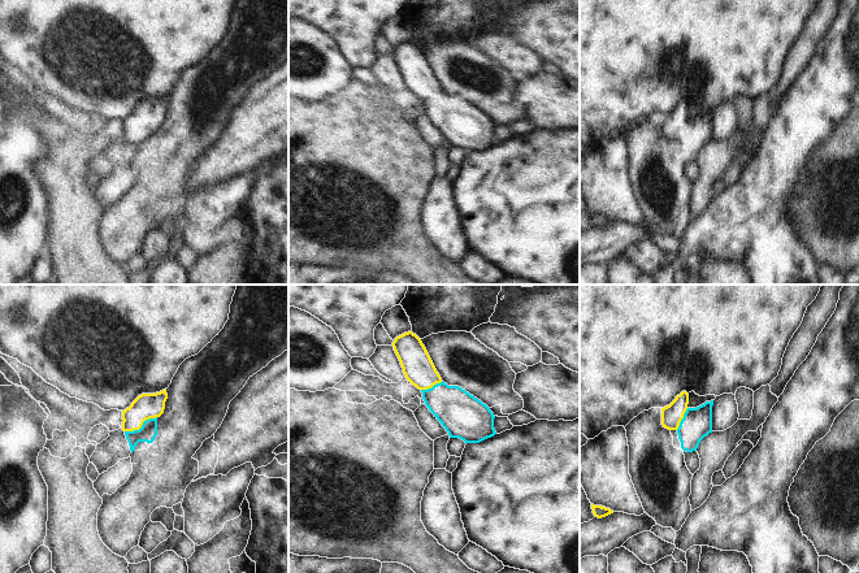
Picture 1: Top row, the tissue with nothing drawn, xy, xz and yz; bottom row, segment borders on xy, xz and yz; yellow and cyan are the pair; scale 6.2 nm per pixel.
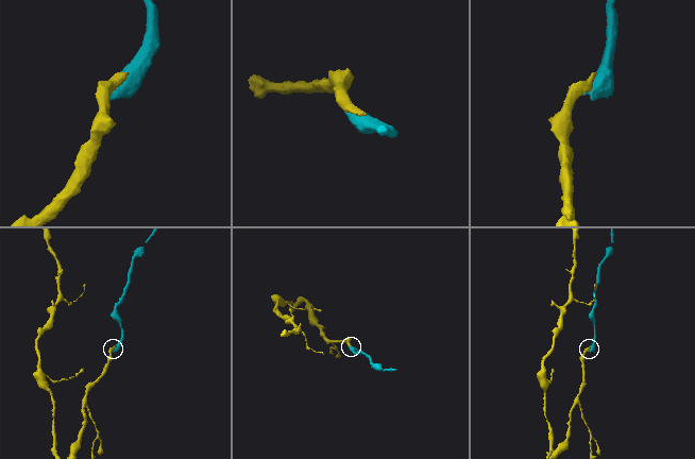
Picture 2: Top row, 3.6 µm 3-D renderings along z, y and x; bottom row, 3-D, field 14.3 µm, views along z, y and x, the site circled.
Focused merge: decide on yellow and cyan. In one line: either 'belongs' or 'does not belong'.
belongs

